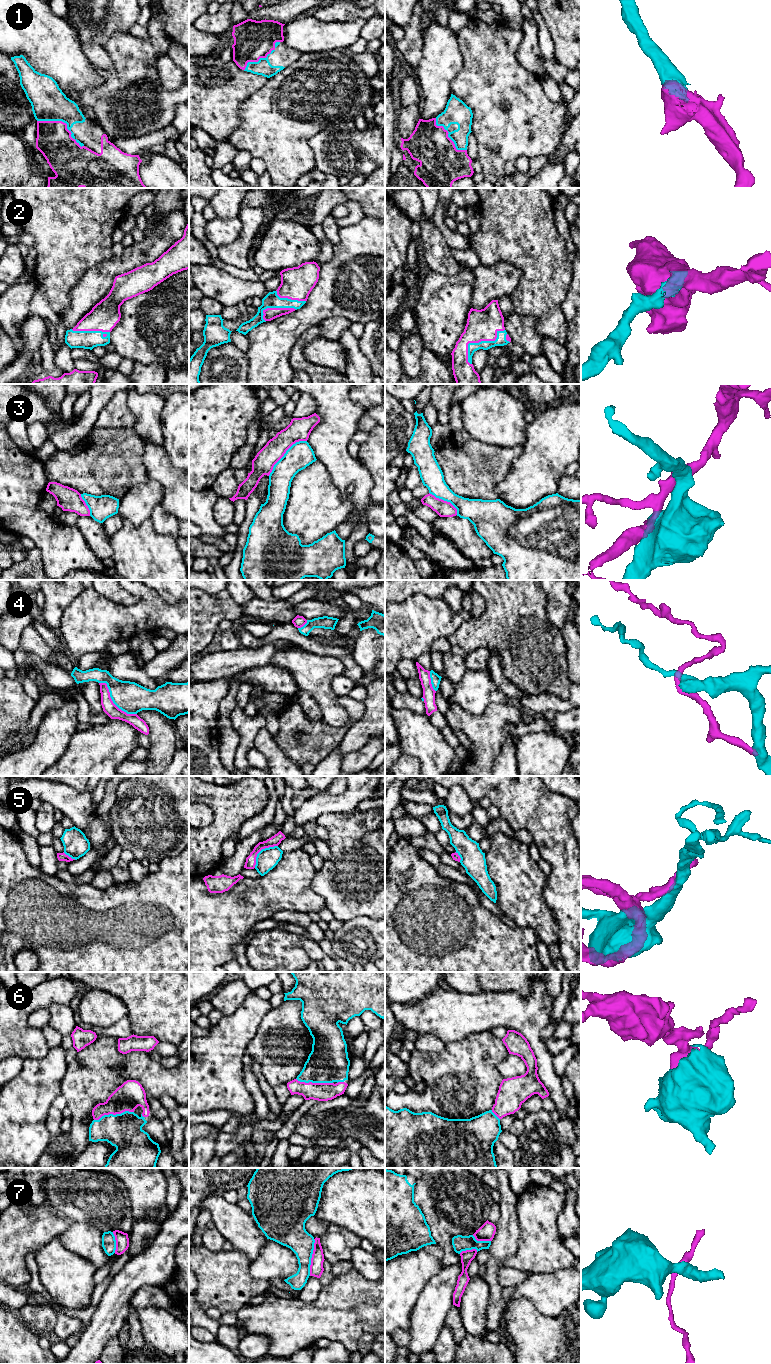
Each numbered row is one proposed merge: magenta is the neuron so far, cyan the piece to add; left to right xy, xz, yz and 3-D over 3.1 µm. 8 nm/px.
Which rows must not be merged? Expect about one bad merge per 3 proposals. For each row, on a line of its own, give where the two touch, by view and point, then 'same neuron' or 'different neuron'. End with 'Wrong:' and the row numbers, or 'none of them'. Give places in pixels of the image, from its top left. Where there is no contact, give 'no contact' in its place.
1: meets magenta in xy at (63, 122); same neuron
2: meets magenta in yz at (480, 341); same neuron
3: meets magenta in xz at (285, 452); different neuron
4: meets magenta in xy at (112, 701); different neuron
5: meets magenta in xz at (260, 850); different neuron
6: meets magenta in xy at (113, 1114); same neuron
7: meets magenta in xz at (312, 1257); different neuron
Wrong: 3, 4, 5, 7

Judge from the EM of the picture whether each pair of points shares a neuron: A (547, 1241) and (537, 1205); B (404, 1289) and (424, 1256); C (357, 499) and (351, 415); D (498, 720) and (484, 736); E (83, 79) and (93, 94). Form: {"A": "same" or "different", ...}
{"A": "same", "B": "same", "C": "same", "D": "same", "E": "different"}

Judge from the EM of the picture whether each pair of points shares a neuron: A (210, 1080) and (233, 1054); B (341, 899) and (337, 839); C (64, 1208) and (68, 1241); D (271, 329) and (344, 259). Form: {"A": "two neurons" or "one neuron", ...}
{"A": "one neuron", "B": "one neuron", "C": "two neurons", "D": "one neuron"}

